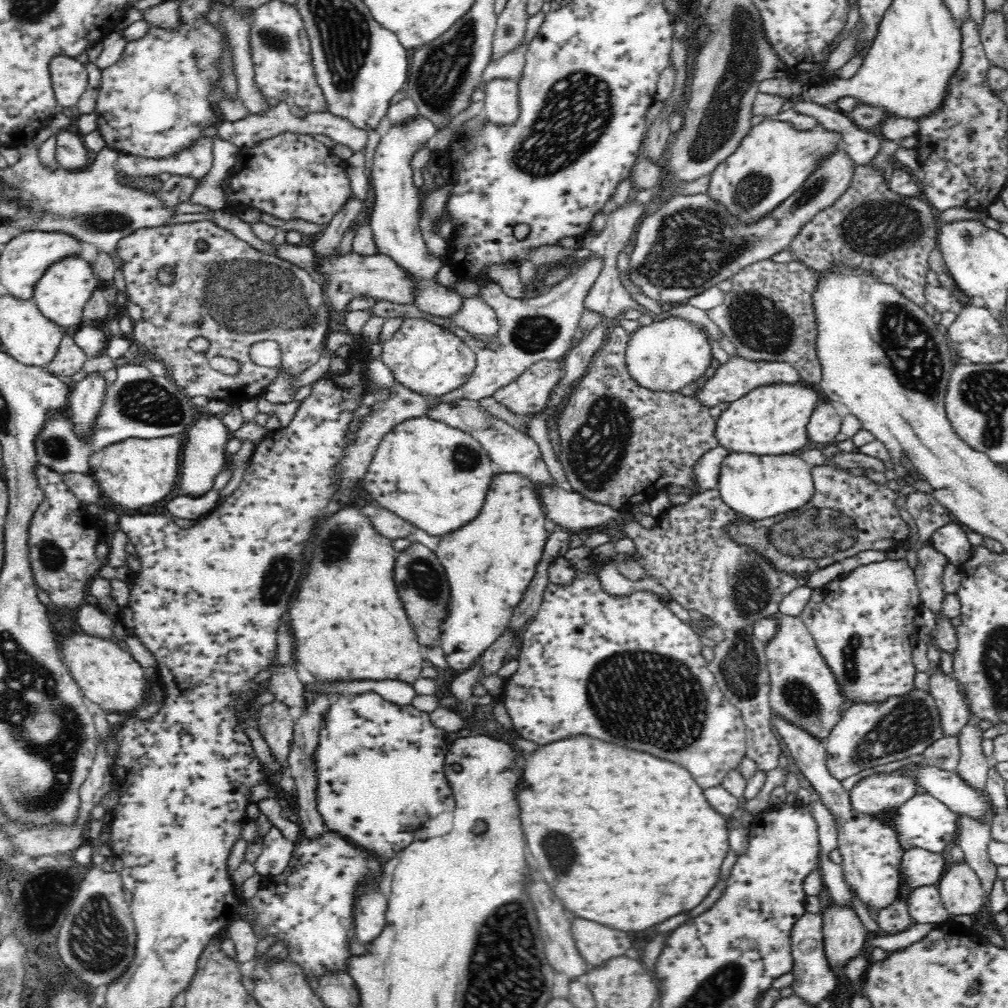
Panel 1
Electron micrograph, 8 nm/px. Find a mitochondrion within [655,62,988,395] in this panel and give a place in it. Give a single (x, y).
(875, 229)

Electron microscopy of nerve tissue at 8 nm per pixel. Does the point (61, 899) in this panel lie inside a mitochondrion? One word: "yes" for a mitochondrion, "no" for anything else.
yes

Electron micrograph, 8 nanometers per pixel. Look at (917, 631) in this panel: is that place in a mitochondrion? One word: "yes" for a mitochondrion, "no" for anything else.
no

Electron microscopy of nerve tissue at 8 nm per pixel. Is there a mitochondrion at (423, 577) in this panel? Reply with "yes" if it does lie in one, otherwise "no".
yes

